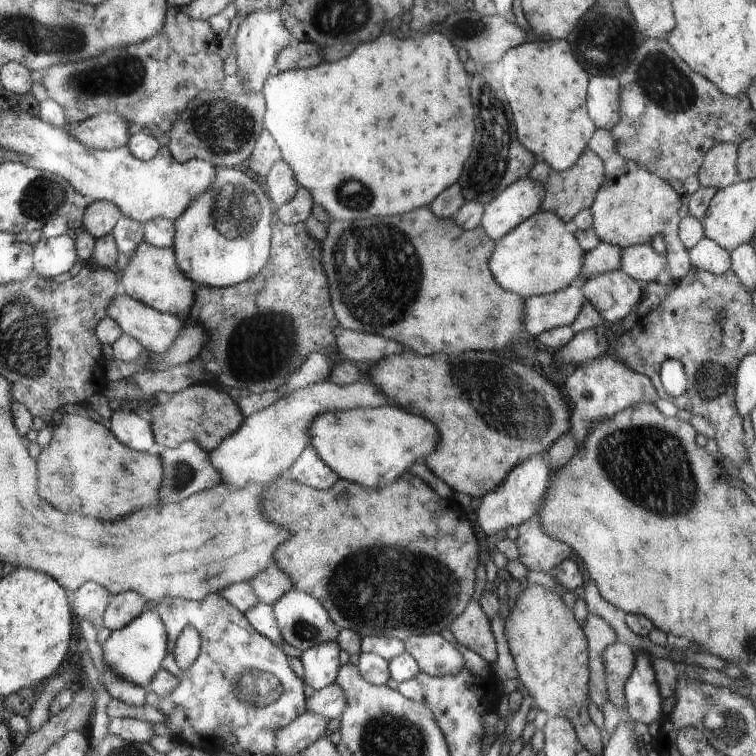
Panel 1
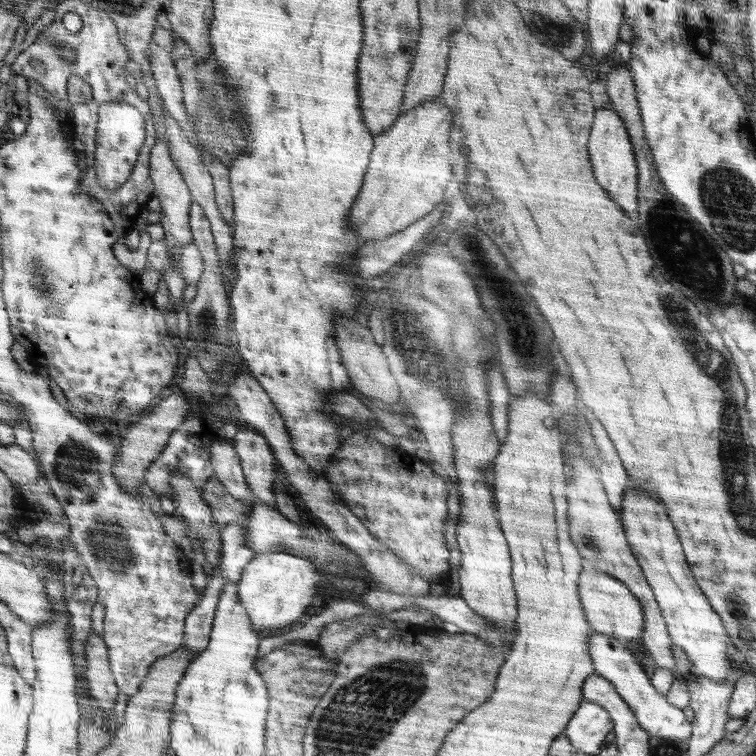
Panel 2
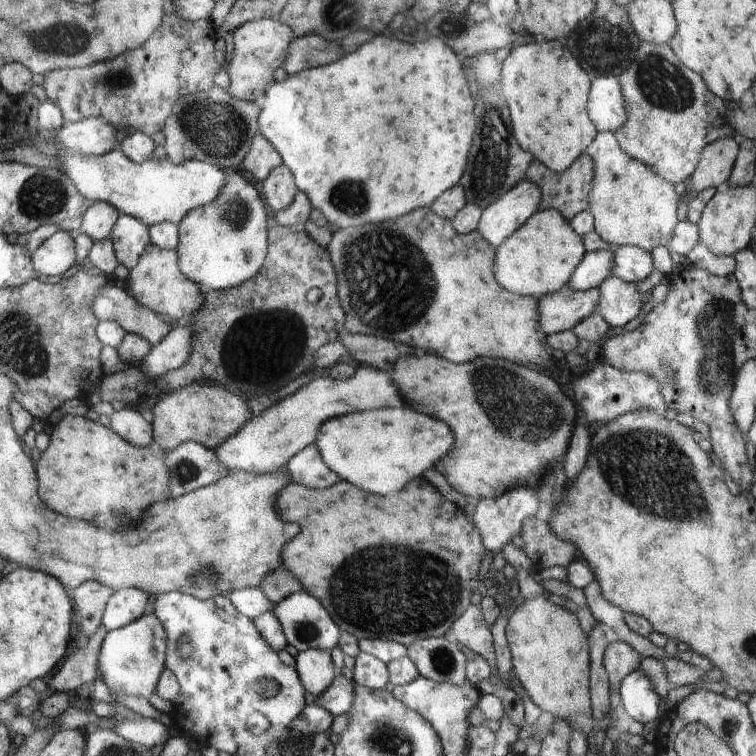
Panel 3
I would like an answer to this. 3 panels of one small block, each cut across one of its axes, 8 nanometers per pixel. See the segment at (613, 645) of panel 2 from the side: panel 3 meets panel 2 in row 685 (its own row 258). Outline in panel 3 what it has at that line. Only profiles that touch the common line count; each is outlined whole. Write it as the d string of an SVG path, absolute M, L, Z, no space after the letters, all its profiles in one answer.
M620 245L613 249L612 276L618 276L624 282L634 282L637 285L652 274L654 260L651 252L646 252L646 250L634 245Z

